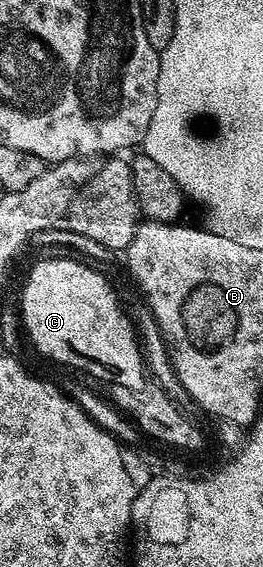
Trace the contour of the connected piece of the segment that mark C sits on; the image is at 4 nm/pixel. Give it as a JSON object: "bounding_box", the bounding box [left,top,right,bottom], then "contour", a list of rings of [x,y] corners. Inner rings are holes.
{"bounding_box":[20,258,148,390],"contour":[[[42,258],[39,264],[30,268],[26,276],[26,285],[22,288],[22,308],[20,320],[25,335],[50,360],[58,364],[67,364],[70,368],[79,368],[90,376],[106,384],[119,384],[131,390],[139,388],[148,374],[144,363],[142,345],[138,339],[135,325],[126,317],[126,310],[119,301],[119,293],[110,289],[103,273],[89,268],[80,262],[68,262],[57,258]]]}

